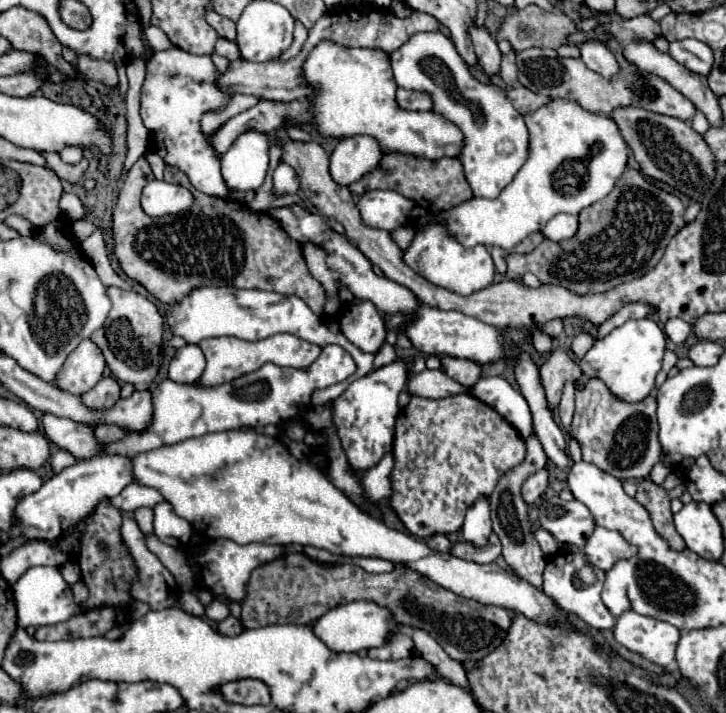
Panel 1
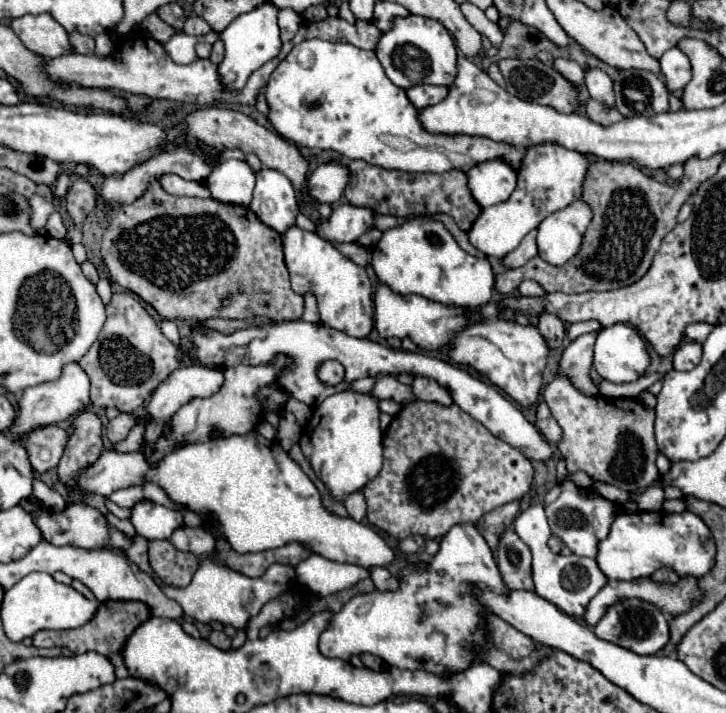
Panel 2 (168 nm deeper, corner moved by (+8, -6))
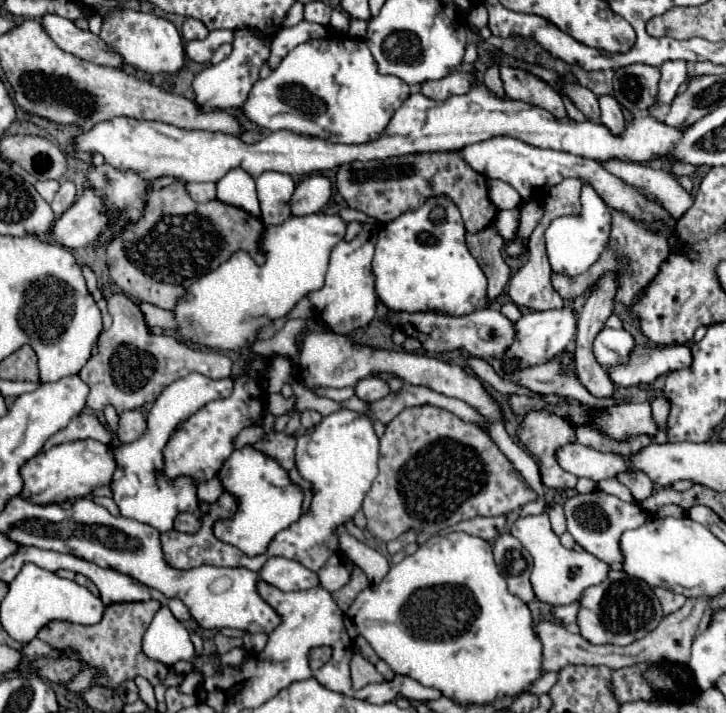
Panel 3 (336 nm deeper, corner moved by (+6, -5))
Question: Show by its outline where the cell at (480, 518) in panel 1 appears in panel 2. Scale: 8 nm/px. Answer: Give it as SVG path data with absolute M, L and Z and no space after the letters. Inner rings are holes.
M474 523L462 525L460 529L450 529L448 535L440 539L438 553L426 565L408 565L398 575L396 591L370 591L354 595L340 613L332 617L326 631L320 635L320 653L324 657L350 659L352 655L372 653L384 659L388 665L400 669L424 669L434 675L454 675L466 671L468 667L480 663L480 655L488 649L492 631L488 629L488 617L494 615L486 601L486 593L506 593L506 585L496 567L492 551L484 537L478 533Z

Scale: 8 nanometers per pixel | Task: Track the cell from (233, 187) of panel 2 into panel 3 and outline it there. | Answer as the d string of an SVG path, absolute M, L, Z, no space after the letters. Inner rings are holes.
M242 168L230 170L224 178L216 182L216 198L230 206L238 206L254 216L260 216L254 178Z

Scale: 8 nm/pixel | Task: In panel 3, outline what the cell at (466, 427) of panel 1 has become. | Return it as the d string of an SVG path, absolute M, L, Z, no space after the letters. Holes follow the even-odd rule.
M416 406L400 412L380 438L380 474L372 484L372 490L366 494L362 510L366 514L368 532L384 542L398 538L406 530L440 534L442 530L476 518L476 516L500 516L516 508L522 508L526 502L534 500L534 492L524 486L524 480L518 476L508 458L490 438L488 430L464 422L452 412L438 406Z

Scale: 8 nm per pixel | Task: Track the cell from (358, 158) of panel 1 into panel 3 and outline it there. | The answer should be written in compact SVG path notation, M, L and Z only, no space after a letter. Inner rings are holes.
M310 174L298 184L290 206L294 210L294 216L314 214L324 208L324 204L330 200L330 196L332 196L330 178L326 178L322 174Z

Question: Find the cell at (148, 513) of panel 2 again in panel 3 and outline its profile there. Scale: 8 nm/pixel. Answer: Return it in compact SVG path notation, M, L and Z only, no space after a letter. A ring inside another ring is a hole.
M196 372L172 382L170 386L166 386L166 390L162 390L162 394L156 398L156 402L152 404L152 408L146 416L146 420L148 420L146 432L138 440L114 448L118 470L114 472L110 488L114 492L114 502L118 504L120 514L124 518L132 518L142 524L148 524L148 526L156 528L158 532L166 532L172 528L172 522L180 512L196 512L198 510L196 486L192 484L192 480L178 478L170 484L170 482L166 482L166 478L162 478L162 468L156 468L156 466L162 466L162 450L164 450L170 434L176 430L178 422L182 422L184 418L194 414L206 402L226 398L230 392L232 392L230 378L212 380L212 378L206 378L204 374L196 374Z

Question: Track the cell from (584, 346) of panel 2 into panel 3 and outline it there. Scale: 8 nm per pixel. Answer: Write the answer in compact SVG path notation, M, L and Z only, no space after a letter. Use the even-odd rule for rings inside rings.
M564 350L562 354L558 354L554 360L542 364L542 366L534 366L534 368L526 368L526 370L516 370L516 372L504 372L502 370L502 378L518 382L534 392L540 394L562 394L570 400L578 400L580 404L588 404L588 406L616 406L616 404L626 404L628 400L618 400L616 396L610 398L598 398L592 396L582 382L576 376L574 370L574 352L572 350Z

